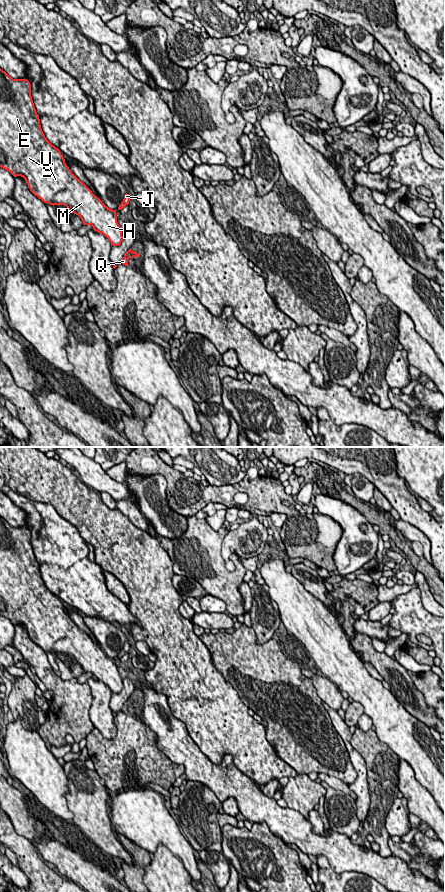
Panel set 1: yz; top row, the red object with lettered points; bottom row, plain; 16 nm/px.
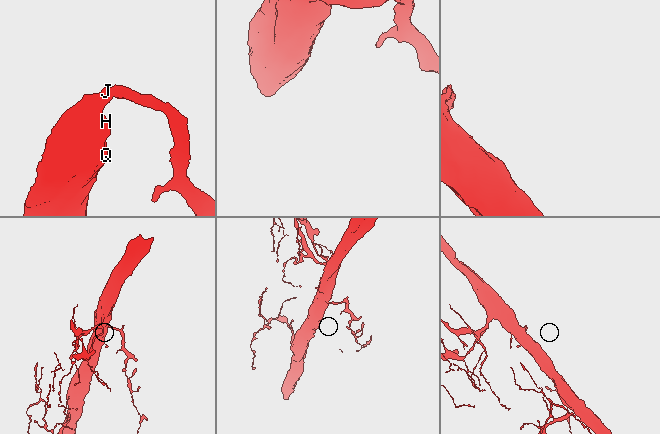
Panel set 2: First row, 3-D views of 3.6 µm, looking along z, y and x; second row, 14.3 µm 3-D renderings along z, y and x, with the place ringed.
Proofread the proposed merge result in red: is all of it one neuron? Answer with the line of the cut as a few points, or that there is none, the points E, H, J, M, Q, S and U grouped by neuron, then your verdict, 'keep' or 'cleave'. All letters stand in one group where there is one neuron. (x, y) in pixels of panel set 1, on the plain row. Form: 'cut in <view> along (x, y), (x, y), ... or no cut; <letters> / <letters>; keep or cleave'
no cut; E H J M Q S U; keep

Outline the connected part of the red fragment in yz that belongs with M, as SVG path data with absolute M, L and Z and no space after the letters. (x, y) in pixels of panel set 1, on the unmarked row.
M0 516L0 615L8 618L14 625L22 624L30 639L44 651L65 653L69 659L78 663L83 673L92 673L93 677L103 682L112 694L119 694L122 690L122 679L117 670L116 659L121 659L129 652L130 644L125 641L124 647L116 658L105 654L92 639L81 630L65 611L60 598L52 593L45 585L39 563L36 560L31 544L31 532L27 527L13 527Z

